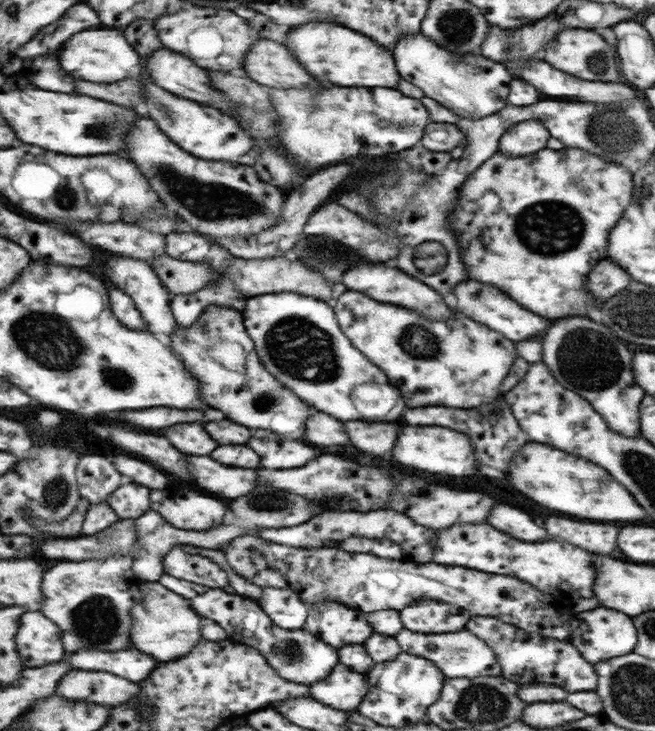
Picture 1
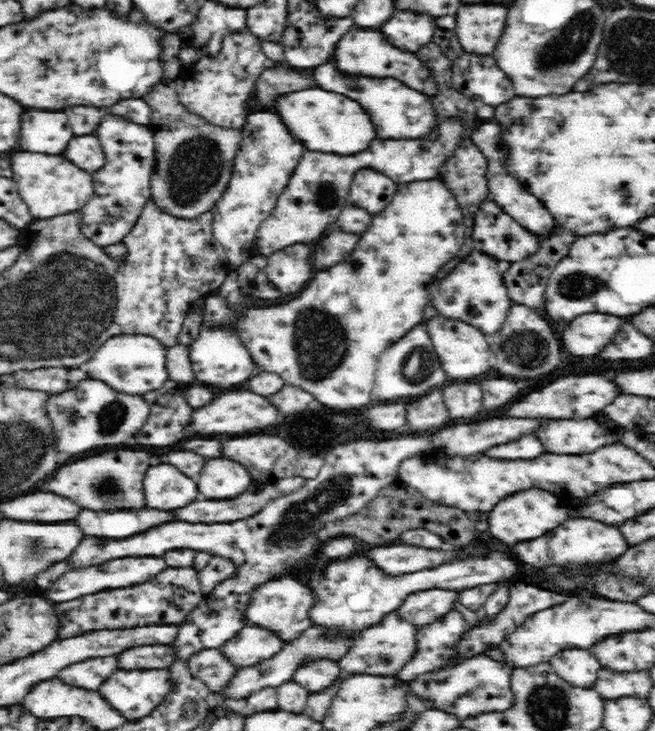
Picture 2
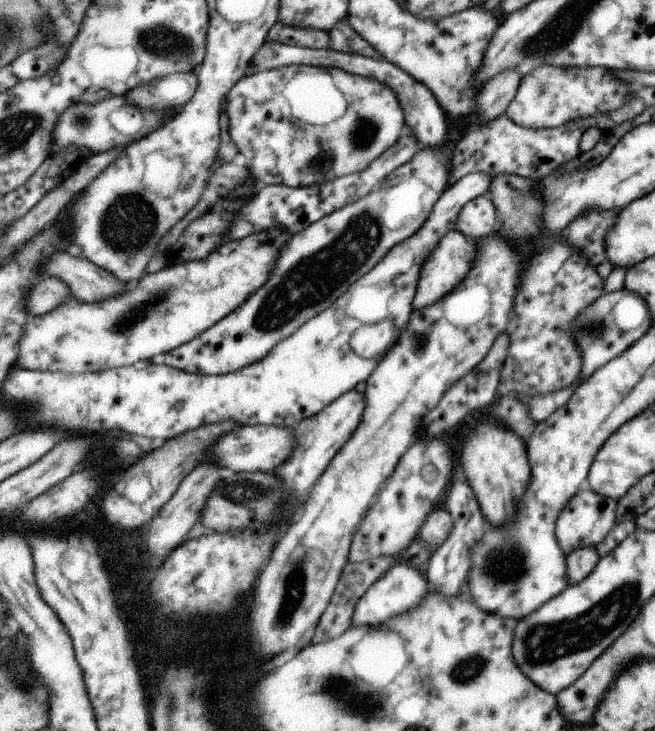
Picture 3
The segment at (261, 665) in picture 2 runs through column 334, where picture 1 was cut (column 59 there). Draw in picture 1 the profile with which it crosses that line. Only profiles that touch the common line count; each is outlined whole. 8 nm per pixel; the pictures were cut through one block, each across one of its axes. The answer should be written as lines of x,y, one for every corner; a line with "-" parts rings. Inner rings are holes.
27,611
22,616
16,641
25,668
37,668
66,658
64,632
42,611

